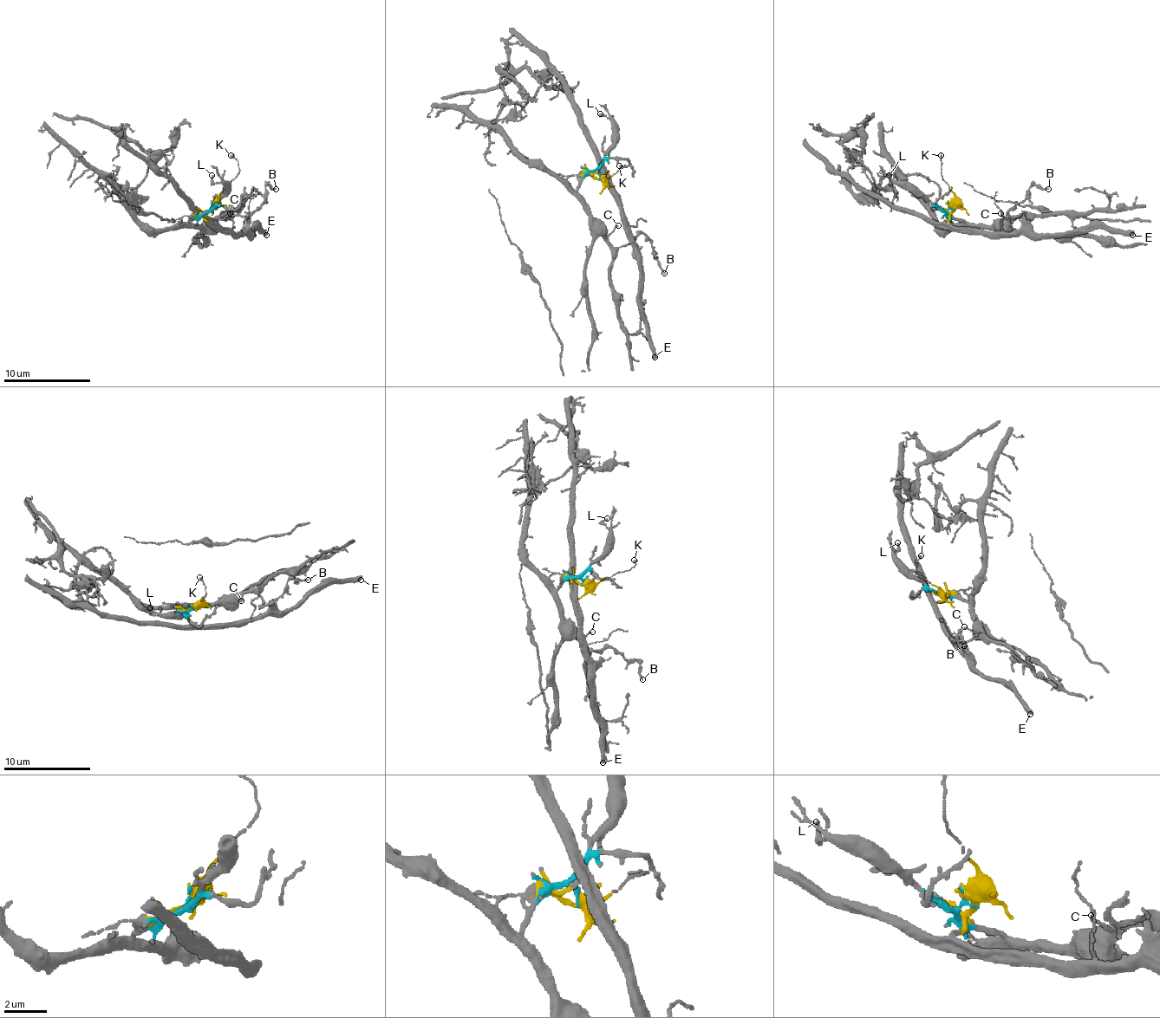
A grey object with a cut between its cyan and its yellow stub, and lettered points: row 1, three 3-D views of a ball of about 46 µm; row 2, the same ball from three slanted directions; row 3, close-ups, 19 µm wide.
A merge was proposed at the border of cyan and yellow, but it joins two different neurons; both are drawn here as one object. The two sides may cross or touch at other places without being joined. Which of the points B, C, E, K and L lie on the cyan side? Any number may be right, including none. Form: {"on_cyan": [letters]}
{"on_cyan": ["B", "C", "L"]}

